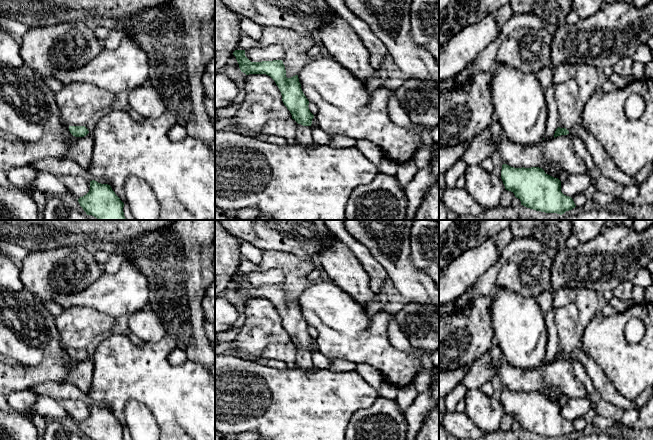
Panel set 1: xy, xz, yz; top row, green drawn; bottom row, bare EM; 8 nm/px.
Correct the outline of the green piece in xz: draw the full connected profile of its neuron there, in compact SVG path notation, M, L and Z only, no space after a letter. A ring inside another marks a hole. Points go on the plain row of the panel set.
M235 274L233 279L239 288L241 296L249 298L266 298L278 310L282 325L298 347L295 367L303 371L315 369L312 361L312 343L314 339L309 334L309 325L304 319L298 299L286 301L286 294L282 284L251 286L245 280L245 274Z

